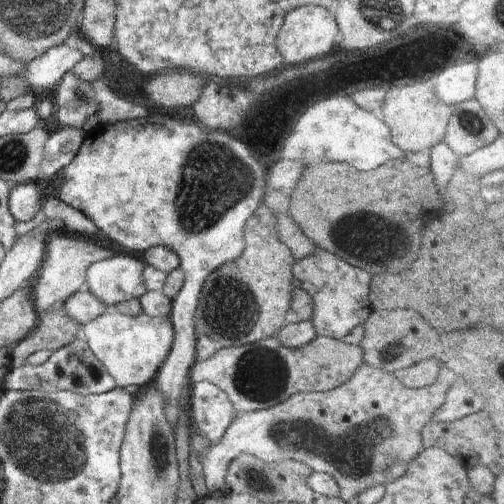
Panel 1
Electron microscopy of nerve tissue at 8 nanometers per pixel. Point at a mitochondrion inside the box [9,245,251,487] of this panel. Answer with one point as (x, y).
(90, 374)

